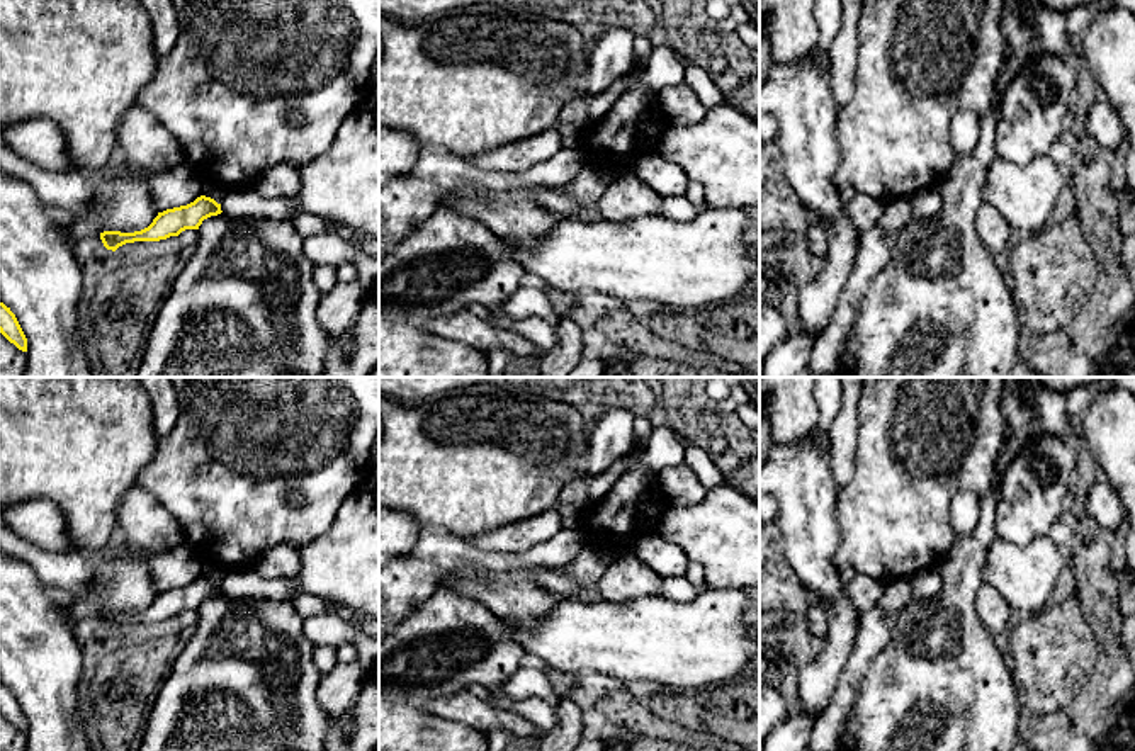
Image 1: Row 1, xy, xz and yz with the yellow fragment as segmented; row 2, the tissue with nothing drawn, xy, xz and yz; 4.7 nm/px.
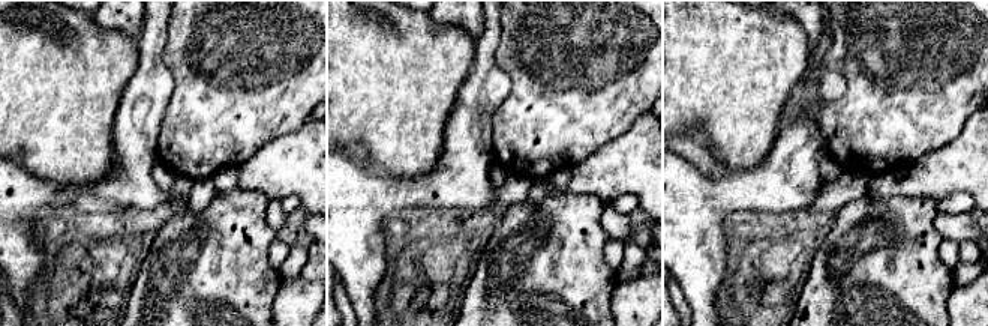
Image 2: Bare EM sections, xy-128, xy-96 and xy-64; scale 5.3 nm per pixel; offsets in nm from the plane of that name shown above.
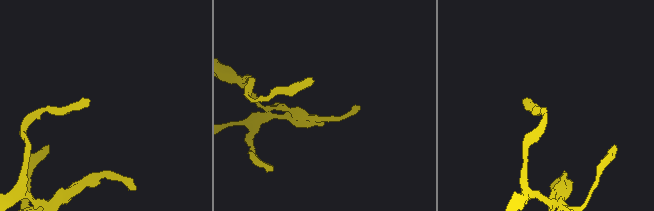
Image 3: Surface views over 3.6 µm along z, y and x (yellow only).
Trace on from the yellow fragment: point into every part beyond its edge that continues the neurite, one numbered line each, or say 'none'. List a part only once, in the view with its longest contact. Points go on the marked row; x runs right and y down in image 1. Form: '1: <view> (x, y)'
none

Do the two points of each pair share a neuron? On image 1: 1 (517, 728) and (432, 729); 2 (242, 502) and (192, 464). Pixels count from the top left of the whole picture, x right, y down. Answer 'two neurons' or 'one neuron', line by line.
1: two neurons
2: one neuron

